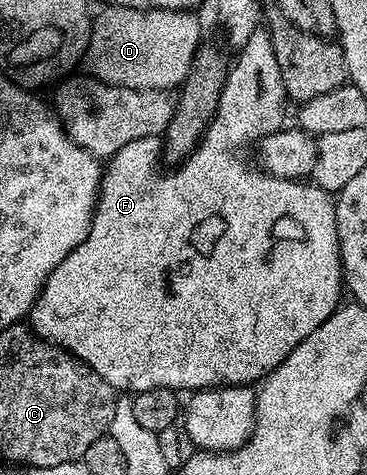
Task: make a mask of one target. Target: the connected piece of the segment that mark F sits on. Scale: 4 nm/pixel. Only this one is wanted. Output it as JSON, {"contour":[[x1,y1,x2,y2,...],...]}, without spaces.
{"contour":[[258,28,253,35,246,41,243,49,240,51,241,56,230,65,229,75,225,81,225,87,221,90,221,99,217,105,217,115,213,117,213,121,209,123,209,127,205,129,205,135,201,138,197,149,193,151,190,158,186,158,180,163,170,174,160,174,157,171,157,158,162,157,163,142,160,137,152,138,151,136,143,136,143,140,131,140,131,144,123,144,123,148,119,148,119,152,108,159,107,165,104,167,101,175,101,193,97,195,97,210,93,213,93,223,89,229,89,235,83,240,83,244,79,244,79,248,75,248,67,256,67,260,63,260,63,264,59,264,59,268,55,268,51,272,51,276,45,281,44,288,41,289,41,295,37,297,37,303,34,304,32,310,27,315,28,325,32,331,40,338,44,338,48,342,53,342,57,346,69,351,80,362,86,362,92,369,95,370,107,382,113,386,117,392,136,392,139,390,150,390,151,388,163,388,175,390,178,392,196,392,199,390,216,390,222,386,248,386,260,383,268,378,269,373,275,368,279,368,279,364,283,364,283,360,287,360,287,356,291,356,291,352,299,344,303,344,303,340,307,340,307,336,311,336,311,332,315,332,315,328,319,328,319,324,323,324,323,320,327,320,337,311,337,307,342,305,341,290,343,294,343,267,341,265,341,249,339,248,339,232,337,231,337,208,334,199,331,197,330,191,320,188,312,188,308,190,305,187,306,183,301,180,291,178,276,178,274,174,270,174,260,168,248,166,245,161,248,160,249,154,251,158,251,150,254,143,265,137,267,128,277,128,282,125,281,122,285,118,285,102,287,103,287,95,283,88,283,80,279,72,279,60,275,60,275,48,269,39,269,31,265,28]]}

